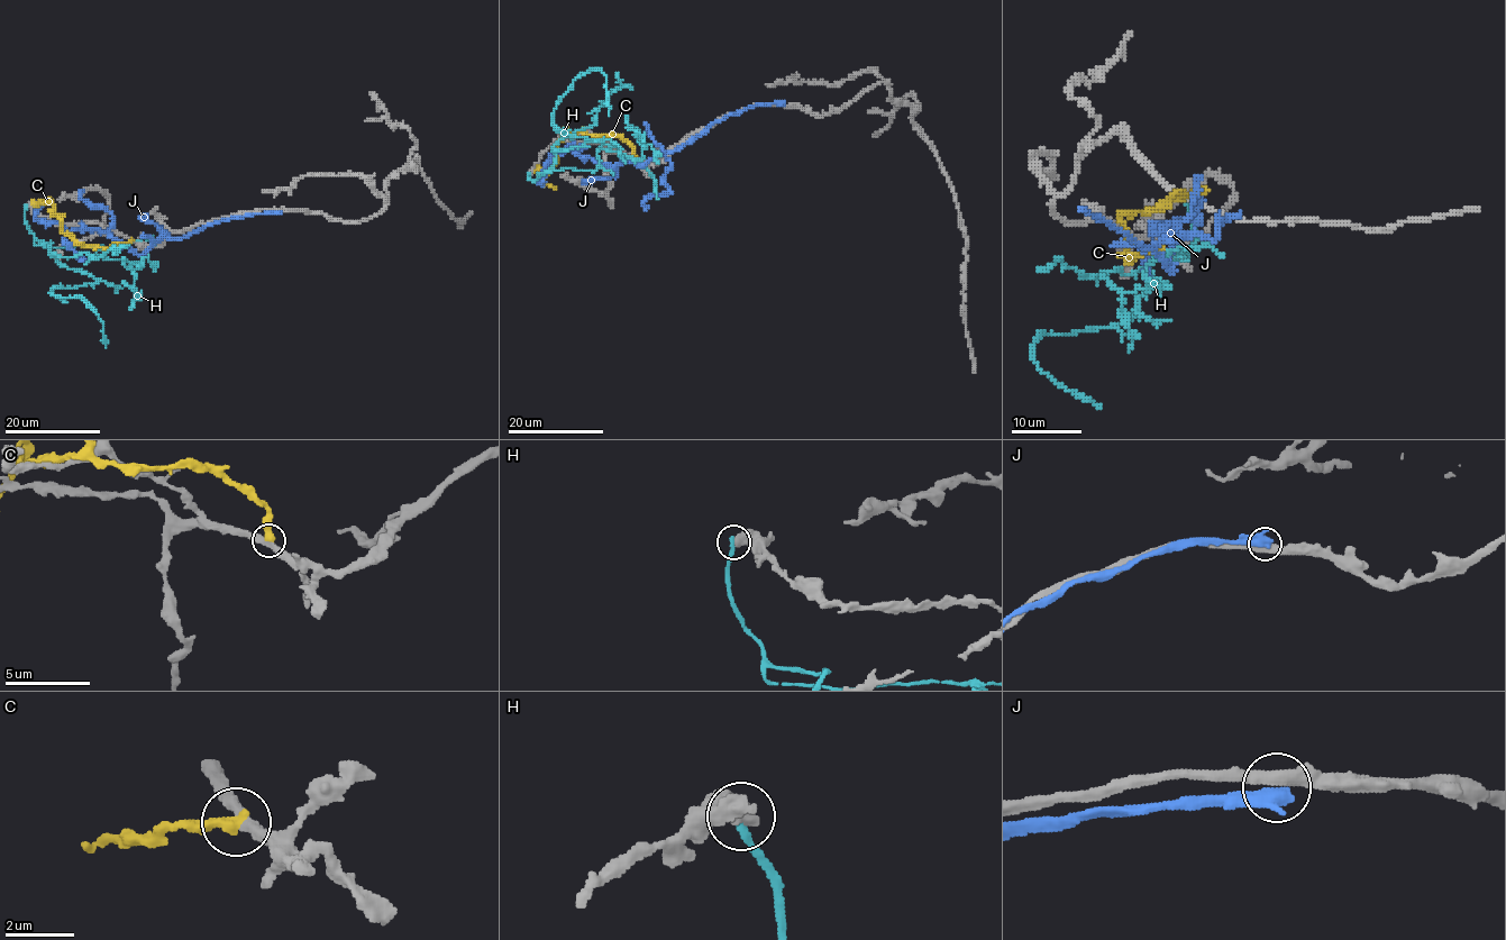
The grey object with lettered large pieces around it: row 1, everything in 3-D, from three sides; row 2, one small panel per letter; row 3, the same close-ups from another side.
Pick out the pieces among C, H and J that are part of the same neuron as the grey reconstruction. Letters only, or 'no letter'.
no letter

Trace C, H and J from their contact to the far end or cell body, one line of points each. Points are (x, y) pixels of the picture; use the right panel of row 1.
C: (1160, 251), (1131, 261), (1122, 213), (1207, 191)
H: (1185, 200), (1192, 245), (1150, 256), (1150, 289), (1131, 319), (1034, 341), (1043, 372), (1101, 408)
J: (1084, 207), (1129, 238), (1151, 247), (1171, 272), (1173, 236), (1151, 231), (1176, 220), (1197, 222), (1199, 195)

